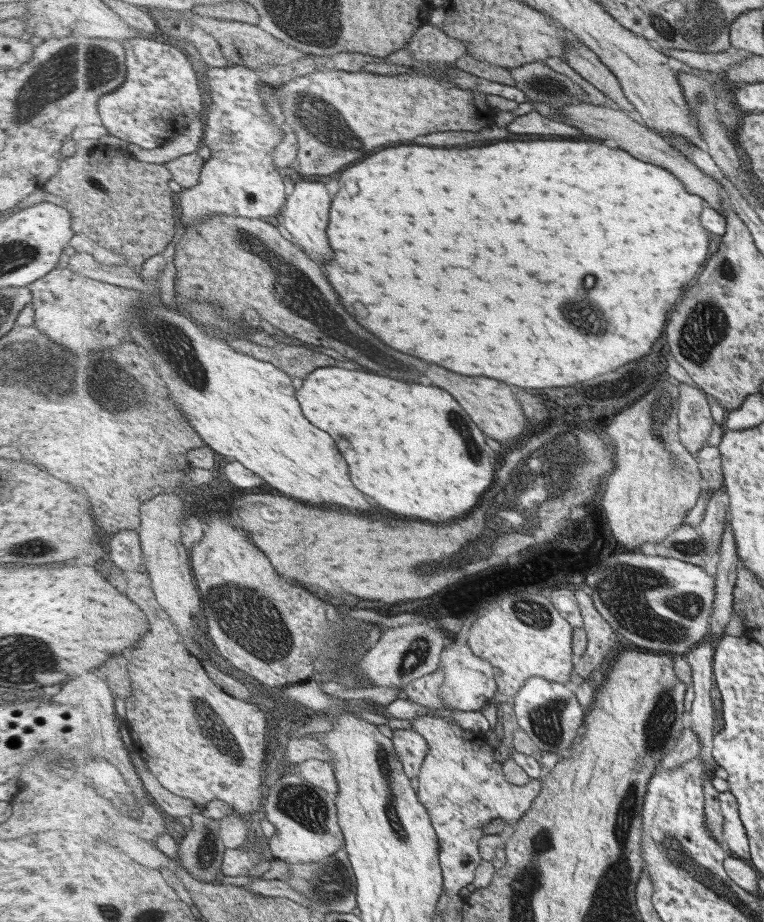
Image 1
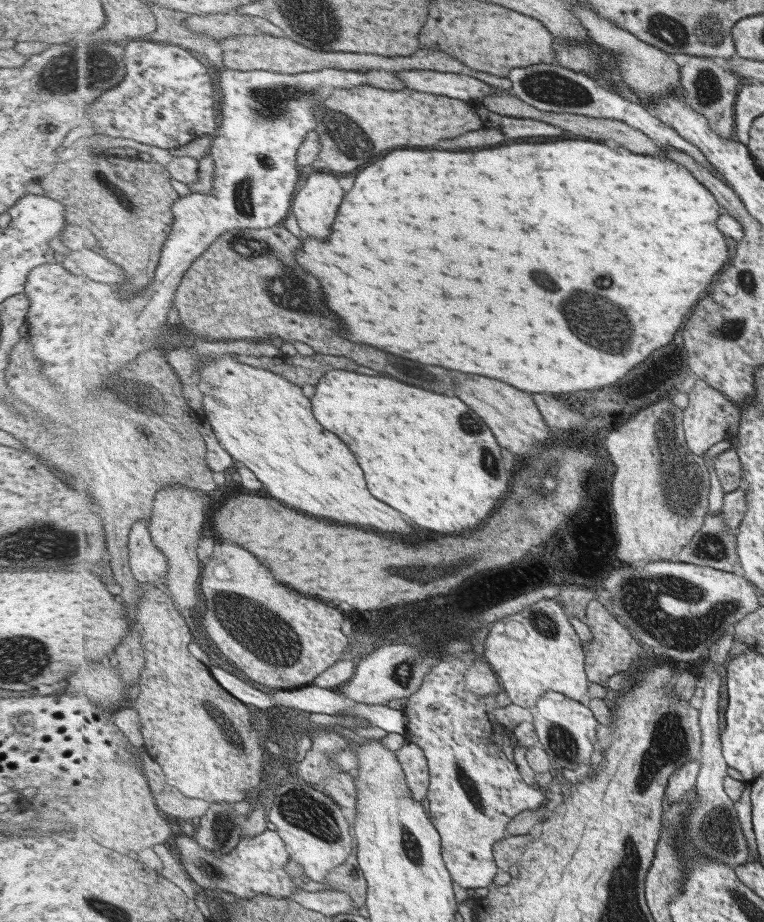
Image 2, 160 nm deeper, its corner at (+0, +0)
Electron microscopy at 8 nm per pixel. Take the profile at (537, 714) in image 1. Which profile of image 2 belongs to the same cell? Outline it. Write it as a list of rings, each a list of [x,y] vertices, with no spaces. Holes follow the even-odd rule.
[[[551,690],[541,696],[531,713],[540,745],[549,753],[556,768],[578,771],[581,766],[591,766],[596,762],[600,752],[597,738],[600,722],[587,703],[575,701],[569,696]]]

